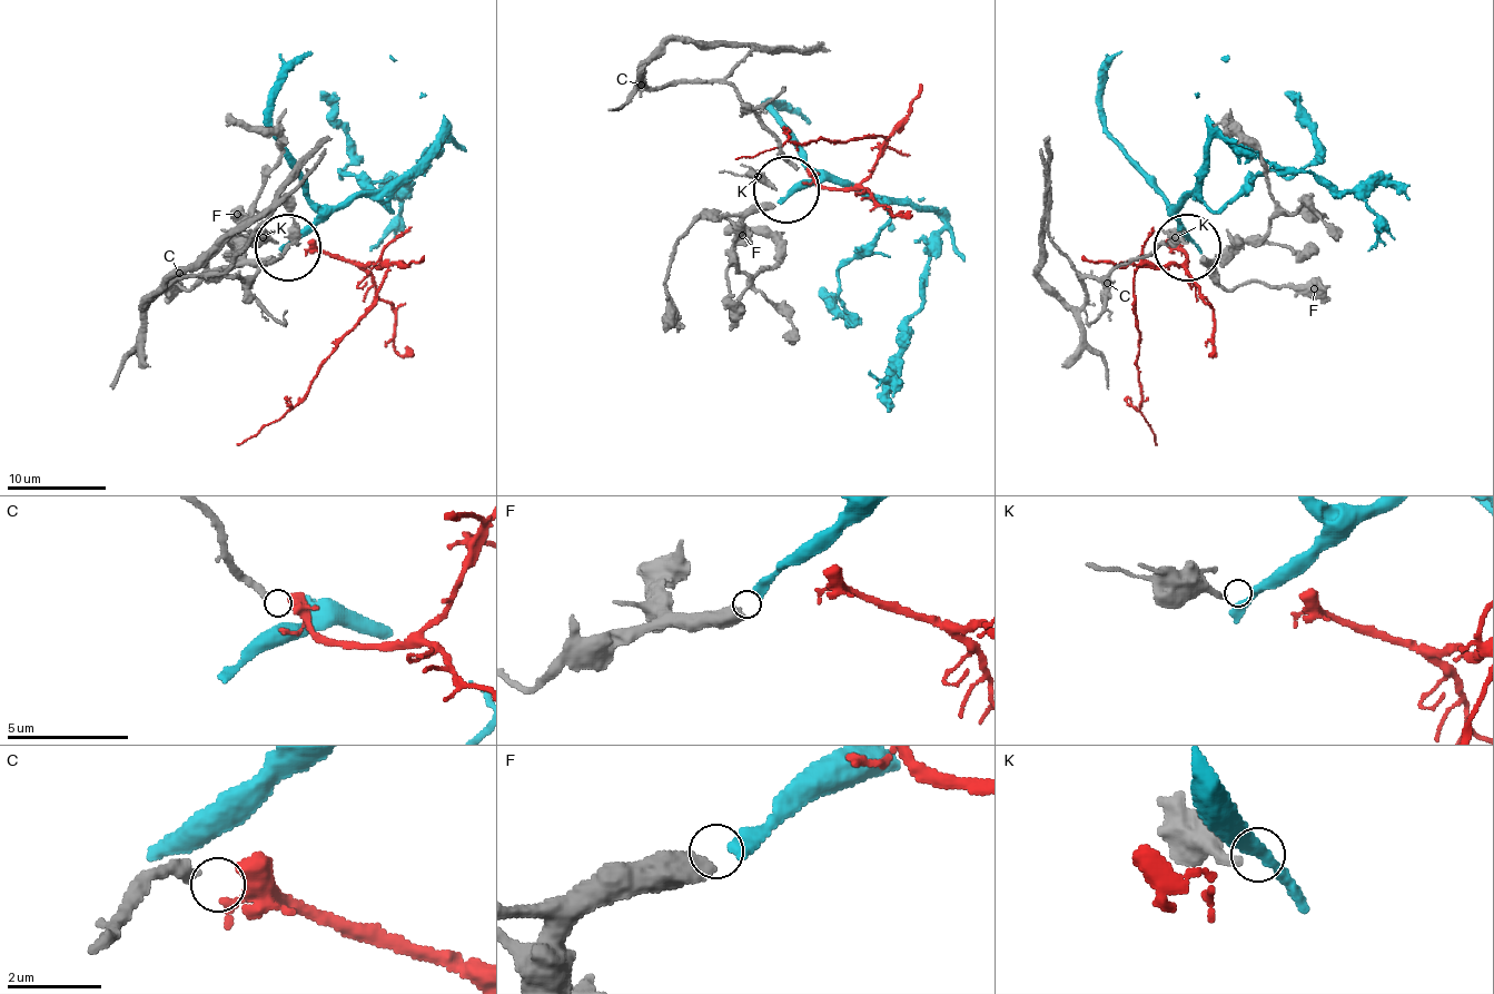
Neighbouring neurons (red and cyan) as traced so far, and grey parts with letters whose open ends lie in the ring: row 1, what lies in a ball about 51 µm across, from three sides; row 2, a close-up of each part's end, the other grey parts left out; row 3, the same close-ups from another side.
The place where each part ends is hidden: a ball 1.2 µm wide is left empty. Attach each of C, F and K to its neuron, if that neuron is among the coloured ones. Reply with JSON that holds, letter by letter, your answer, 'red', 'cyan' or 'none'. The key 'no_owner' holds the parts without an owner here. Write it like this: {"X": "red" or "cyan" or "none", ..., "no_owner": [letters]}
{"C": "red", "F": "cyan", "K": "none", "no_owner": ["K"]}

